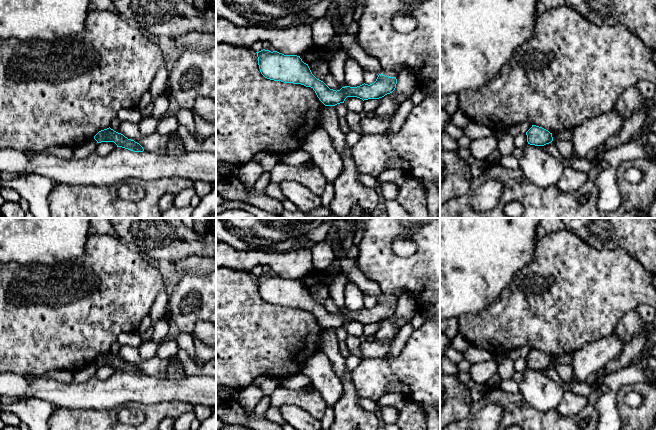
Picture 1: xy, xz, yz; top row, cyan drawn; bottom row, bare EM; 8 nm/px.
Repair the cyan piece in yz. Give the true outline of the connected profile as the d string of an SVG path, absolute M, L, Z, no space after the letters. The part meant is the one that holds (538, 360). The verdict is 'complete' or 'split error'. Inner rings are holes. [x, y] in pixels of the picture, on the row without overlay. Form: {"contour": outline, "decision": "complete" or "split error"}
{"contour": "M532 349L532 351L526 356L527 366L530 369L544 370L553 365L552 357L548 354Z", "decision": "complete"}

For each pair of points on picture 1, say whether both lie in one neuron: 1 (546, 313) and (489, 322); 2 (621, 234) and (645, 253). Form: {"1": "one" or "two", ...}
{"1": "one", "2": "one"}

